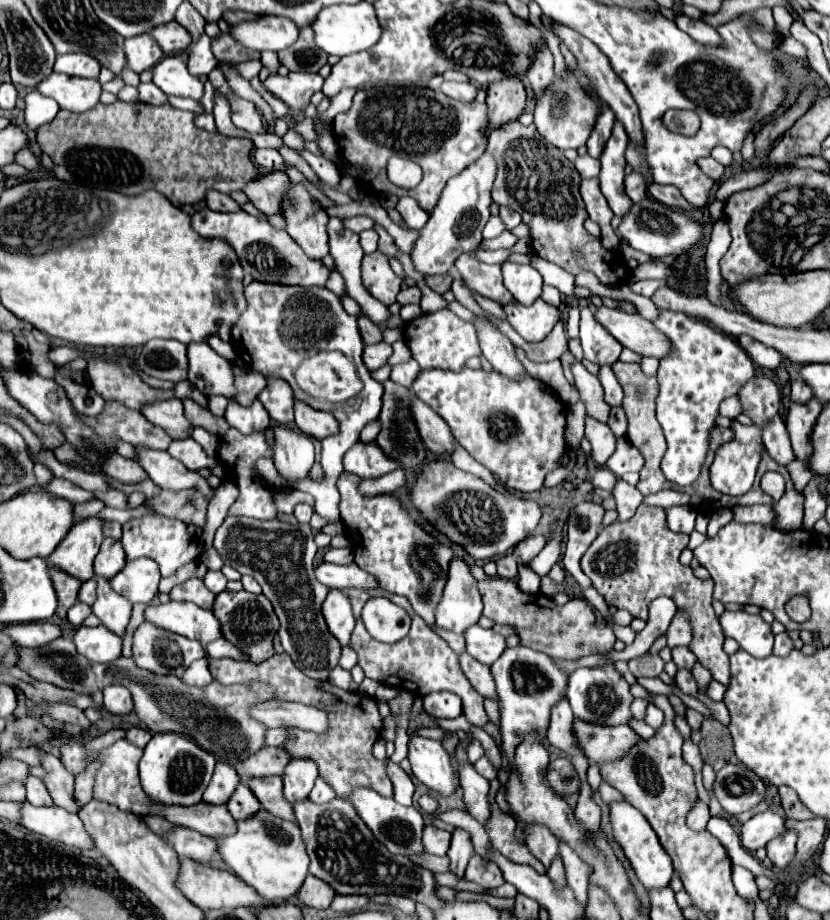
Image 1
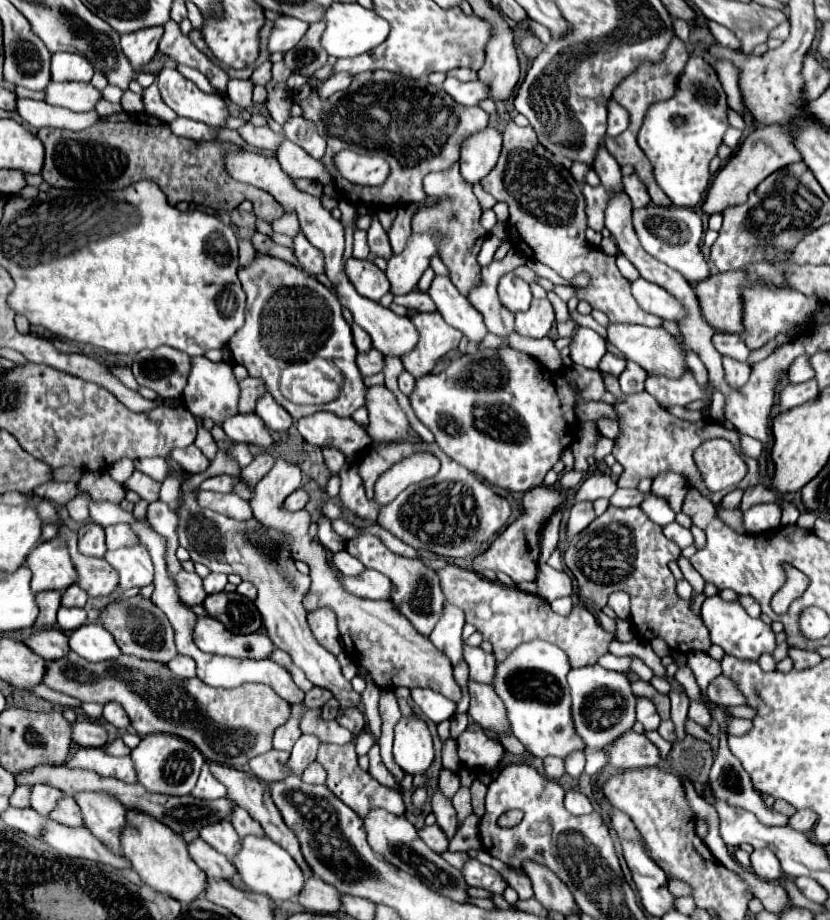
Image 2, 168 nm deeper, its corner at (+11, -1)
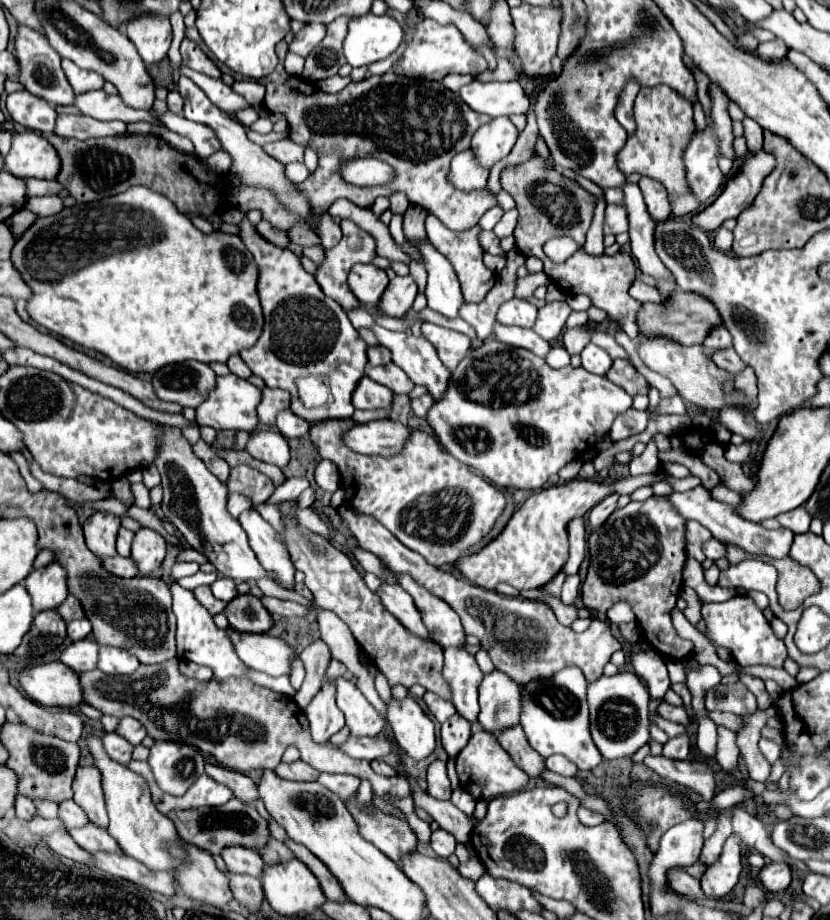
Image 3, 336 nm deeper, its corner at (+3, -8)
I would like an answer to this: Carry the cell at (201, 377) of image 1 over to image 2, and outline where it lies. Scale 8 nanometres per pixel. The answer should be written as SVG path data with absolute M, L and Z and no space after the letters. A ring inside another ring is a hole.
M193 357L191 359L193 367L191 367L191 375L187 381L187 387L183 391L183 405L201 419L213 419L215 425L223 425L225 417L237 415L237 403L239 403L239 383L233 375L231 365L227 365L225 361L213 363L207 357Z

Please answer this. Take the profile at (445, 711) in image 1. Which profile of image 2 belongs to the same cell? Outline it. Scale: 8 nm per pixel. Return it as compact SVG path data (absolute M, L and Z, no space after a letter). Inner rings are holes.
M413 689L411 697L423 715L433 723L441 723L455 715L455 703L441 693L433 693L431 689Z

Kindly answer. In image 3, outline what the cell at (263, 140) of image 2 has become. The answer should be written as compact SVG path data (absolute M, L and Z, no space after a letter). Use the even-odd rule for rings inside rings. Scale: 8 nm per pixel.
M291 138L265 144L263 150L265 150L269 156L273 156L275 160L281 160L283 164L289 164L289 162L303 162L303 152L301 152L303 146L299 146L299 144L293 142Z

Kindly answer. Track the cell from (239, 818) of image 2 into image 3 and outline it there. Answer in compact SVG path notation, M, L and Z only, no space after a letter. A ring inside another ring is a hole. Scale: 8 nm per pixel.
M273 836L269 838L267 846L263 846L263 848L257 850L257 854L263 856L263 862L265 862L265 864L273 864L273 862L283 862L283 860L295 858L295 856L291 854L291 850L289 850L283 842L275 840Z

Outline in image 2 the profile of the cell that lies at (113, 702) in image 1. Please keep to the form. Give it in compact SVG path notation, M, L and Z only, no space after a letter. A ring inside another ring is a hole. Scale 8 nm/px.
M107 703L103 709L103 719L117 729L129 729L129 725L131 725L125 709L119 703Z

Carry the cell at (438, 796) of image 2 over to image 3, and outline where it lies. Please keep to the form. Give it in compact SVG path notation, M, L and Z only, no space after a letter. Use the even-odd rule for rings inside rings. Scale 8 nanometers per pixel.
M435 760L431 762L431 766L427 768L427 792L437 798L437 800L449 800L451 798L451 786L449 786L449 778L447 778L447 768L445 762Z

